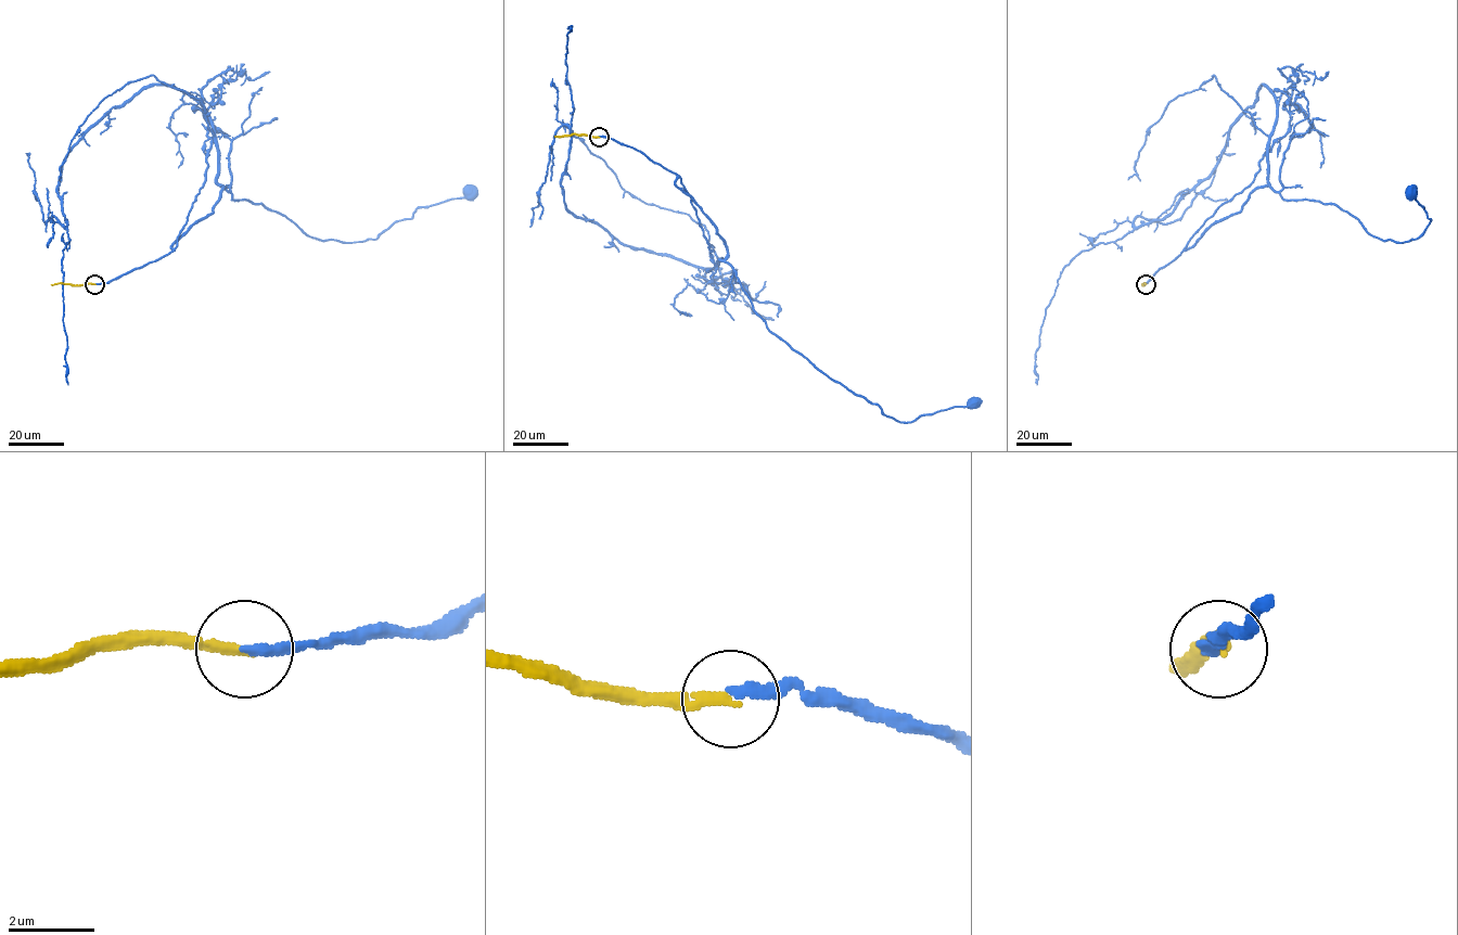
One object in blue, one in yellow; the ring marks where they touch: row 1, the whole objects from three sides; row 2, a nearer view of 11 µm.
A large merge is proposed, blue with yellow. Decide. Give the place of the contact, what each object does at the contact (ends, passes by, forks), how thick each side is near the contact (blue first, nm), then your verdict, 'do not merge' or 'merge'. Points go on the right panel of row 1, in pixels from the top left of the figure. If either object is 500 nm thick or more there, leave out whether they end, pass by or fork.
at (1146, 284); blue ends there; yellow ends there; 240 nm thick on the blue side, 240 nm on the other; merge

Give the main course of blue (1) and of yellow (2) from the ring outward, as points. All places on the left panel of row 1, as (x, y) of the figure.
1: (94, 284), (170, 253), (212, 213), (221, 186), (311, 238), (344, 242), (375, 240), (418, 208), (470, 192)
2: (94, 284), (51, 284)

